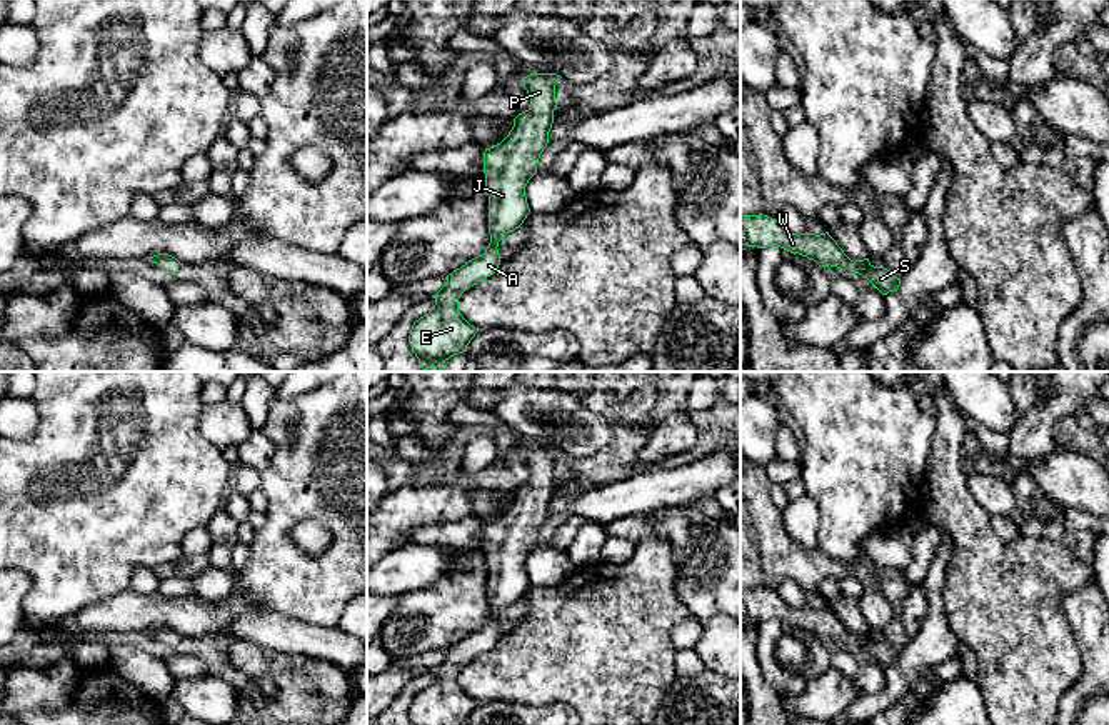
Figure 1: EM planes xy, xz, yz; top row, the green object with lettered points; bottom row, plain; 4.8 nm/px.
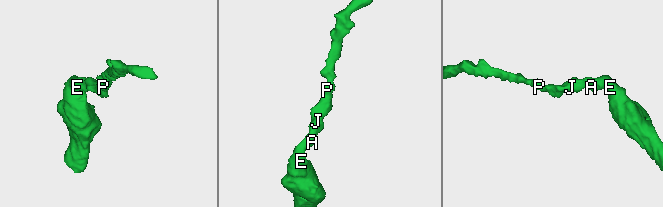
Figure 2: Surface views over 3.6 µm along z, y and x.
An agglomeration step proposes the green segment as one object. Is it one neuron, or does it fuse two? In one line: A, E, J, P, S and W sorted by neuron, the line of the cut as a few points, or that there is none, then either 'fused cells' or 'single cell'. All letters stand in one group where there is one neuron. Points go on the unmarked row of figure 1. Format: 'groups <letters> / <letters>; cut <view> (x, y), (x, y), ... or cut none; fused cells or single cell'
groups A E J P S W; cut none; single cell

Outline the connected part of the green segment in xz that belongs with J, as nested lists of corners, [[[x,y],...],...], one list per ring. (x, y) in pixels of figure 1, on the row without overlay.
[[[530,447],[522,452],[524,462],[529,467],[530,478],[525,485],[514,492],[514,500],[509,508],[497,518],[484,525],[485,562],[489,568],[489,607],[490,617],[485,625],[469,633],[460,642],[447,648],[445,658],[434,668],[435,678],[432,683],[414,695],[409,717],[412,725],[467,725],[467,718],[479,705],[459,685],[460,668],[497,645],[500,638],[499,615],[515,602],[519,602],[530,587],[525,560],[537,547],[540,527],[549,517],[549,505],[554,497],[555,458],[562,450],[557,447]]]

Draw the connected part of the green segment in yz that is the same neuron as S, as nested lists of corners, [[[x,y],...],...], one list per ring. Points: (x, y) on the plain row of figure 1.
[[[764,587],[759,588],[740,588],[740,618],[767,622],[777,618],[790,627],[799,627],[814,633],[822,640],[837,640],[846,648],[859,647],[867,652],[874,662],[882,668],[894,665],[901,658],[901,652],[894,650],[884,640],[874,640],[869,632],[851,633],[829,605],[815,607],[790,607],[779,593],[770,592]]]

